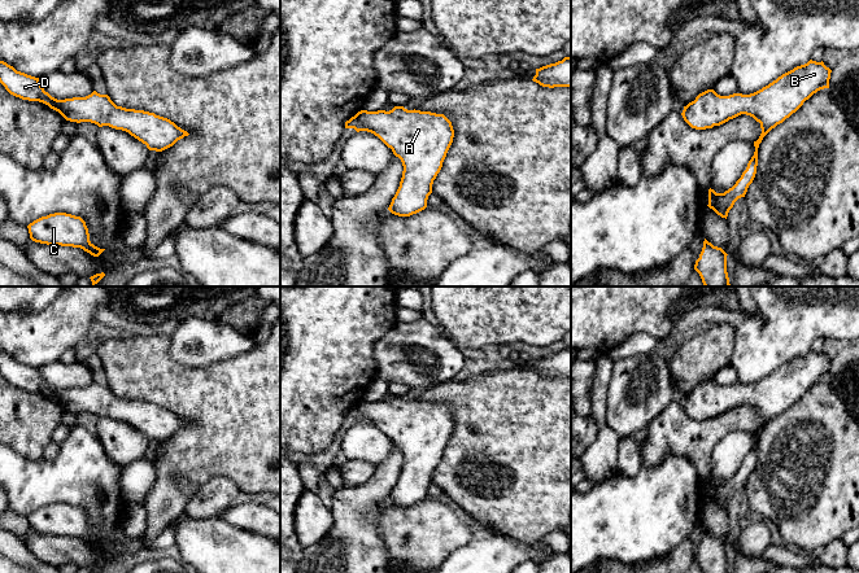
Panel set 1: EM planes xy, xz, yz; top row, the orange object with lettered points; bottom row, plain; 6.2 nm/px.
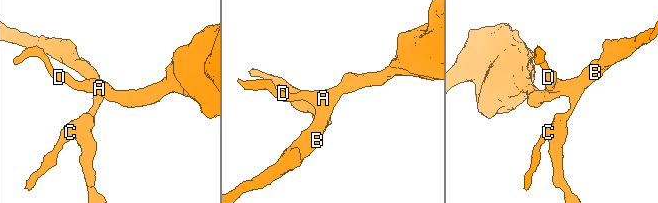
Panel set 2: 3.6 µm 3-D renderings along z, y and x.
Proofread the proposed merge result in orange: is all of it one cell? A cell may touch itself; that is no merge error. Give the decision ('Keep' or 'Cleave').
Keep

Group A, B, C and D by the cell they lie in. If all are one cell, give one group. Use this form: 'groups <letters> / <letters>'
groups A B C D

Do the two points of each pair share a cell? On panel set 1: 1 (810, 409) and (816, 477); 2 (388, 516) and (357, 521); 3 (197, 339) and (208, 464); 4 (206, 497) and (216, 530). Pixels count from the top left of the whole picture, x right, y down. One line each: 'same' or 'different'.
1: same
2: different
3: different
4: different

